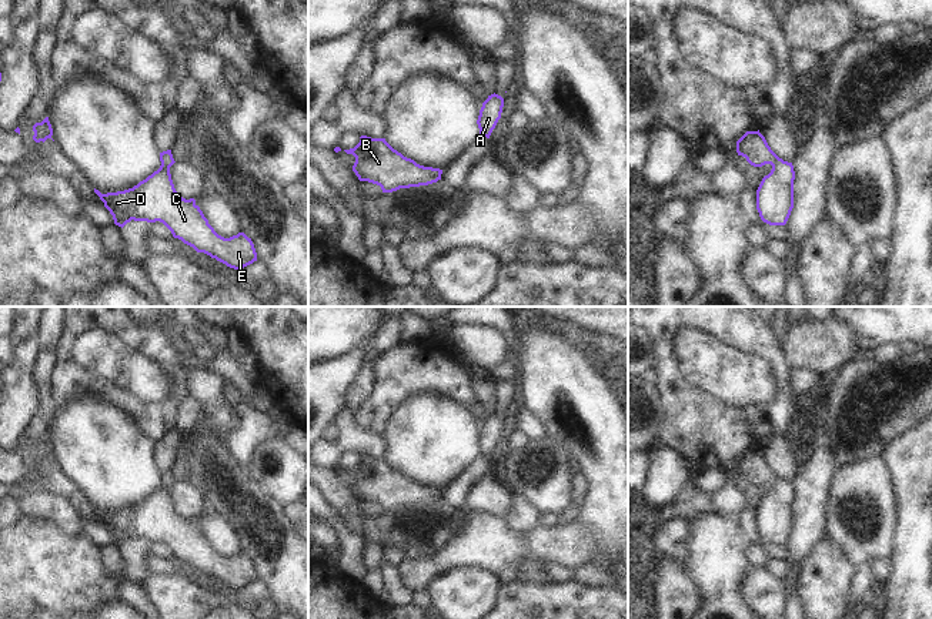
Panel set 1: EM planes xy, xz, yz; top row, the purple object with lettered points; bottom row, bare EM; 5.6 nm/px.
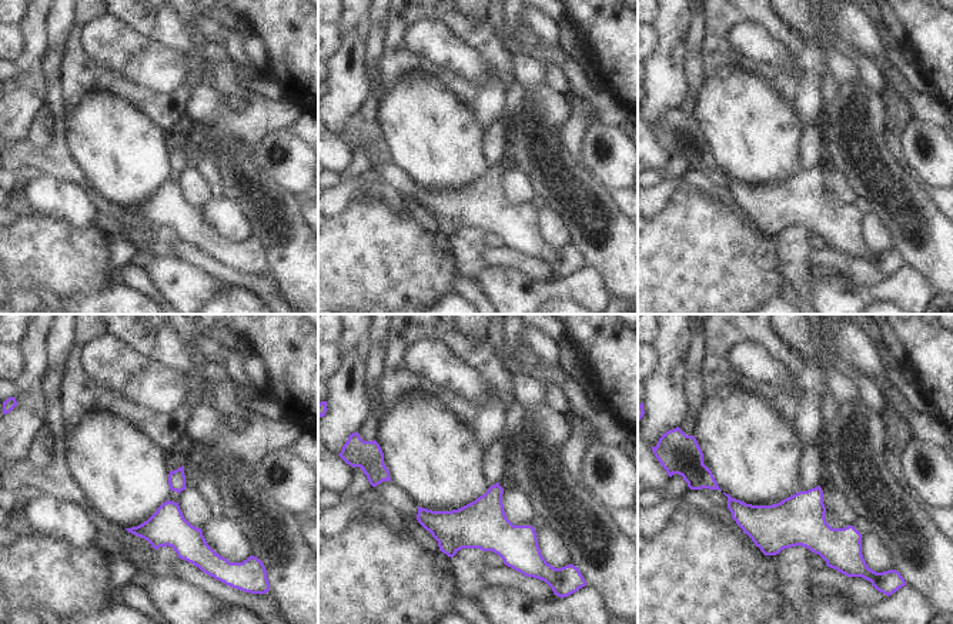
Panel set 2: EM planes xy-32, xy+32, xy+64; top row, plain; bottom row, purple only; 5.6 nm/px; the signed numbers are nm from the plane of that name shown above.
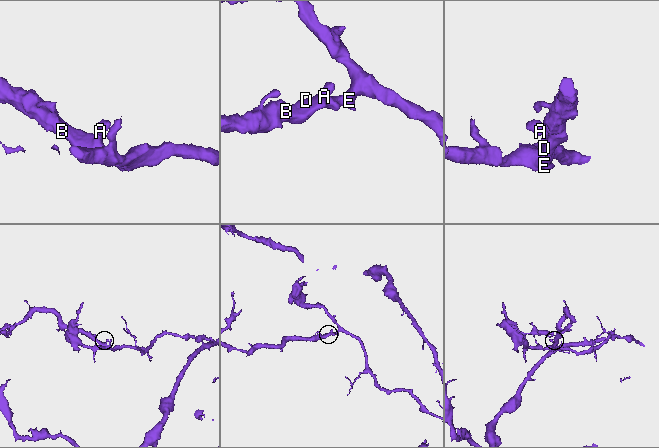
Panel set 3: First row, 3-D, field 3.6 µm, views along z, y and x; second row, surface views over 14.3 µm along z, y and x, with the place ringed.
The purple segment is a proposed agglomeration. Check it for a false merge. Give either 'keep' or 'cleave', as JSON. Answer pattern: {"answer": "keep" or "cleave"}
{"answer": "keep"}

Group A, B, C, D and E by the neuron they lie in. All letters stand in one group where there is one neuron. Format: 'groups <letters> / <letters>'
groups A B C D E

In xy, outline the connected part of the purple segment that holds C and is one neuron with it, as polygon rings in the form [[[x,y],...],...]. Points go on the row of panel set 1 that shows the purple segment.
[[[171,150],[160,153],[160,161],[160,168],[133,188],[107,194],[94,188],[113,215],[114,224],[123,228],[131,220],[160,221],[174,238],[230,268],[241,270],[257,261],[251,238],[244,232],[230,238],[218,235],[196,200],[186,200],[176,191],[170,174],[170,167],[176,163]]]

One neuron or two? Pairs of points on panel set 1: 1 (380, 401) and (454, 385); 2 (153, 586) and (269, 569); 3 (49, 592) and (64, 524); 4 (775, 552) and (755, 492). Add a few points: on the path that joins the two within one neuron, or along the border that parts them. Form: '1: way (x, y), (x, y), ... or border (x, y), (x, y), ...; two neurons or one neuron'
1: way (398, 382), (436, 381); one neuron
2: border (257, 578), (266, 585), (274, 604); two neurons
3: border (32, 519), (50, 521), (67, 535), (82, 532); two neurons
4: way (760, 541), (751, 532), (751, 508); one neuron

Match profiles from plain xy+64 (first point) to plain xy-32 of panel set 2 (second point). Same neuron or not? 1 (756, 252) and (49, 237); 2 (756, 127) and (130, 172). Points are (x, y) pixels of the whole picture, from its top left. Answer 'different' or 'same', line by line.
1: same
2: same

